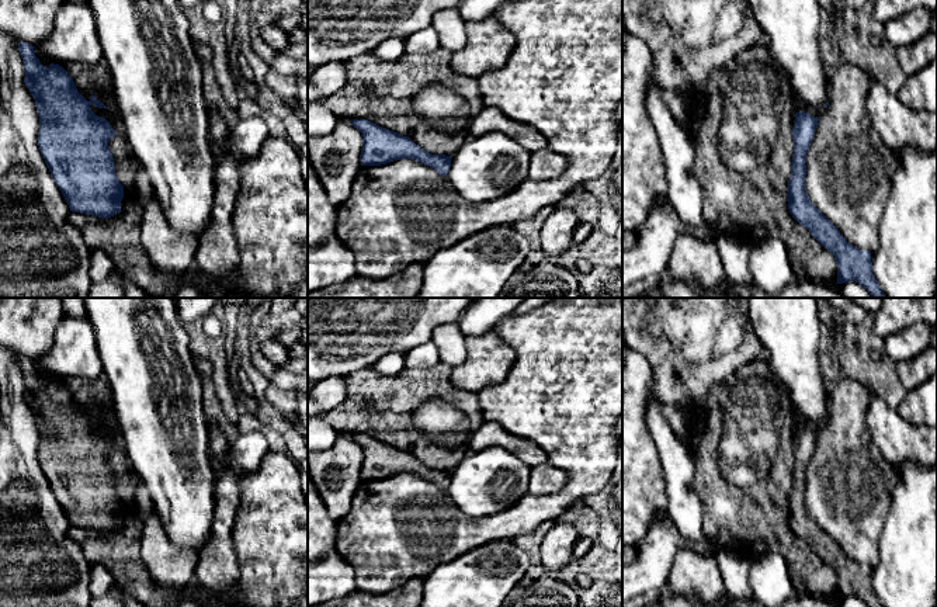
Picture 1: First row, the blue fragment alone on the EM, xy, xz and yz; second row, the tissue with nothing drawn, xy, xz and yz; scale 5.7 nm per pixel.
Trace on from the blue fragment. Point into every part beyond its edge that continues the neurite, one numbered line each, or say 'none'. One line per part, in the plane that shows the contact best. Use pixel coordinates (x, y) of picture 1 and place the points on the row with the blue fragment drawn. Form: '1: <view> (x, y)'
none

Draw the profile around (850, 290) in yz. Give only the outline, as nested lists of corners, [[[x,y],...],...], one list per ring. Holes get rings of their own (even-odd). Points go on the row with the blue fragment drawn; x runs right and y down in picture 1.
[[[857,281],[837,284],[837,287],[846,298],[872,298],[870,292]]]

